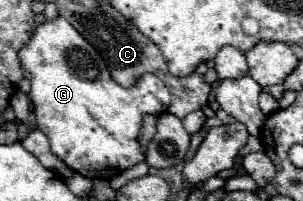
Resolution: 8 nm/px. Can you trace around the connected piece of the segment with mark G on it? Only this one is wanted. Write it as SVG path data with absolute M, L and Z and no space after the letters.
M63 18L47 20L39 24L31 36L31 40L19 50L21 70L25 78L31 82L29 98L33 102L33 112L37 116L37 128L49 138L53 154L63 160L75 172L91 178L91 180L111 180L117 174L89 174L89 172L123 172L129 166L145 160L141 154L137 136L143 126L145 114L161 114L171 104L171 94L163 80L153 74L143 74L133 86L119 86L101 58L101 54Z

